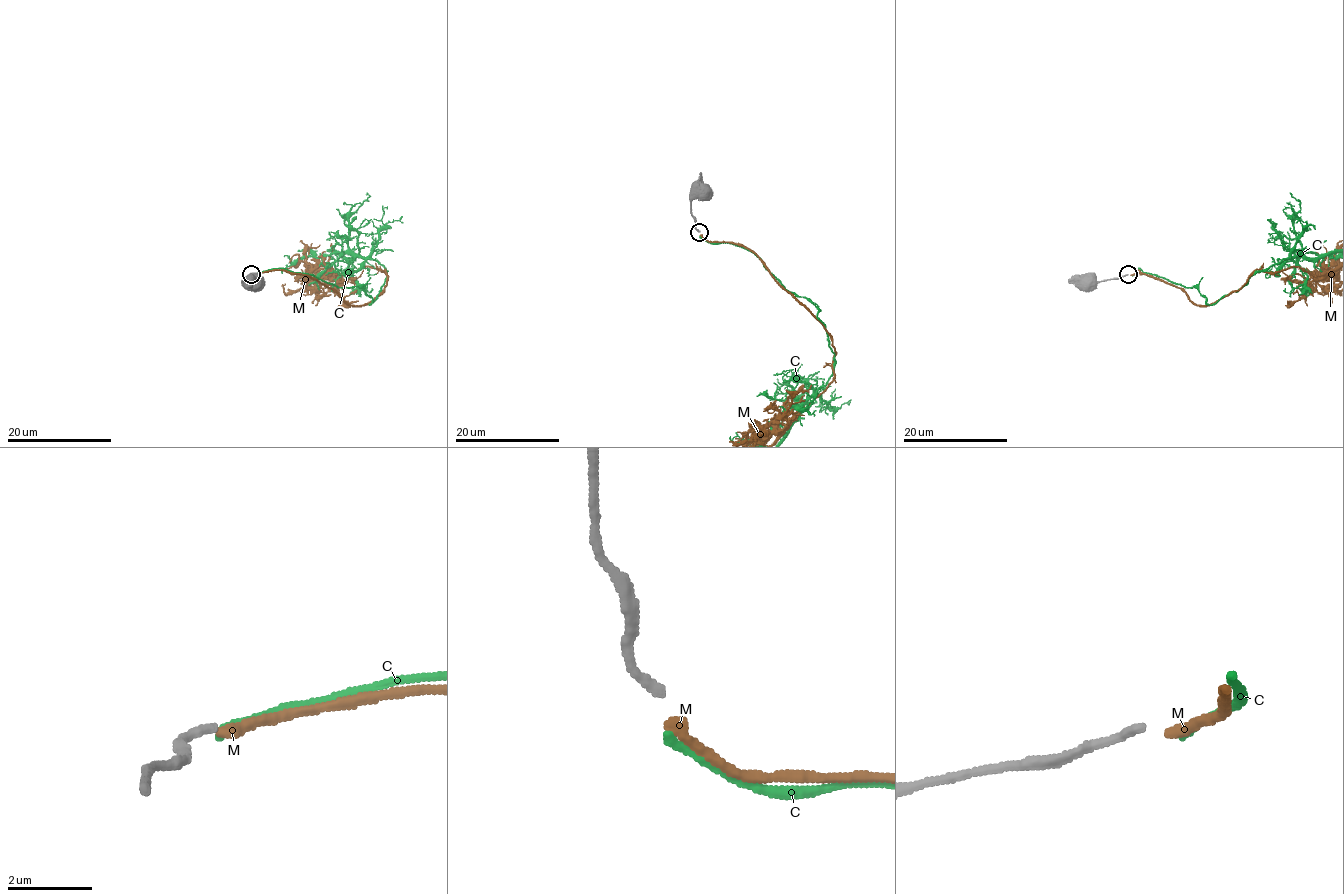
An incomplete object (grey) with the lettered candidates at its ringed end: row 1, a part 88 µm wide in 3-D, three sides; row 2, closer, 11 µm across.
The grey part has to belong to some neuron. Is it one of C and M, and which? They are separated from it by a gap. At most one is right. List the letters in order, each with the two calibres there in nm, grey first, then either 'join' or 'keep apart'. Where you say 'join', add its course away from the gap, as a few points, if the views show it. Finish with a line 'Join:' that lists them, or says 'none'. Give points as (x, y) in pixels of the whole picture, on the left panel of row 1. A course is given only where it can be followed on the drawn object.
C: calibres 200 and 200 nm; keep apart
M: calibres 200 and 280 nm; keep apart
Join: none

